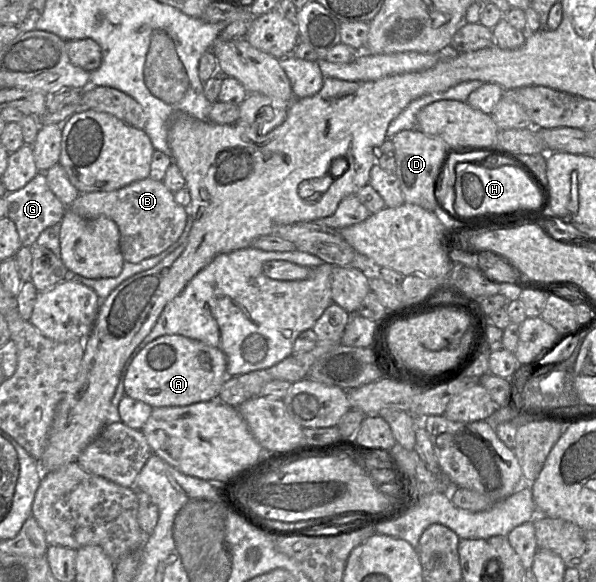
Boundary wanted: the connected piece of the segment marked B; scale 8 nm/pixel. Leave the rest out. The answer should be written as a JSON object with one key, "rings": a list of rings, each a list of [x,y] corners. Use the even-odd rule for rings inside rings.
{"rings":[[[150,177],[135,181],[115,191],[80,193],[78,198],[67,208],[85,219],[107,217],[114,221],[120,232],[120,250],[124,261],[133,264],[157,256],[177,242],[184,232],[189,217],[188,208],[175,202],[174,193],[162,181],[156,181]]]}

